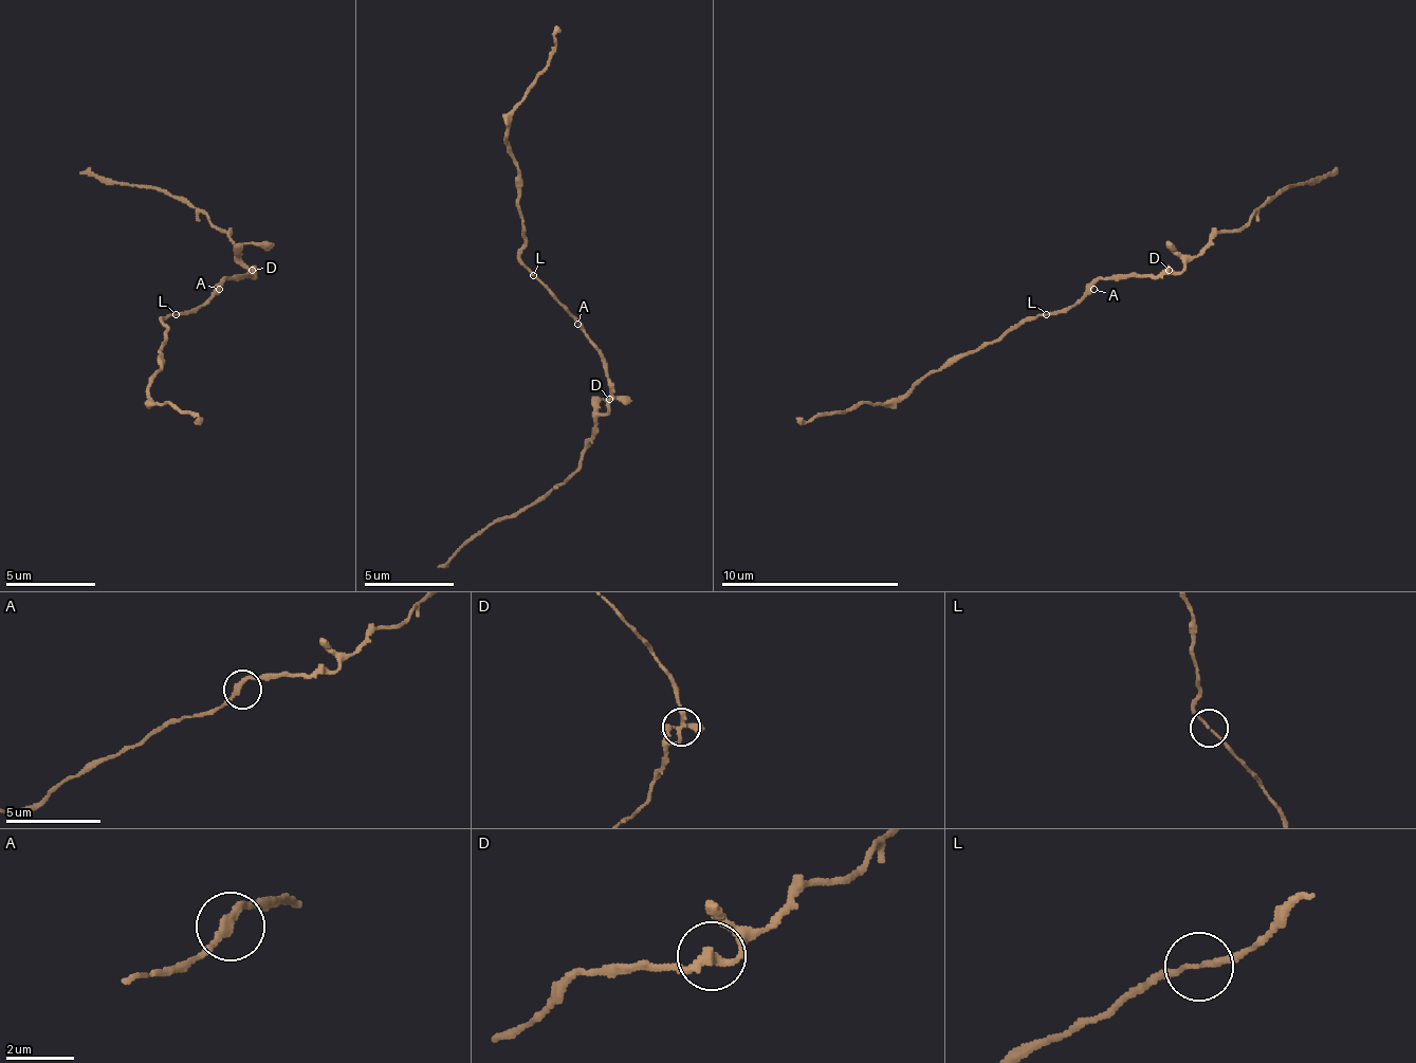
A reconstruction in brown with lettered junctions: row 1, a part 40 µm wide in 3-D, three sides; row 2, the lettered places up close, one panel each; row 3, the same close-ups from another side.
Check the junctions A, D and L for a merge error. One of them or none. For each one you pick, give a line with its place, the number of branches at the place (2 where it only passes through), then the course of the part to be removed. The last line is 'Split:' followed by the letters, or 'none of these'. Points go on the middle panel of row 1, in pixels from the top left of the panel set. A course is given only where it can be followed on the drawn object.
Split: none of these

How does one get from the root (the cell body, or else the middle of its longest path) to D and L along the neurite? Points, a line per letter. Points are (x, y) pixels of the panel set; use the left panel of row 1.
D: (215, 289), (223, 280), (237, 280), (241, 275), (251, 275), (251, 271)
L: (215, 289), (197, 307), (175, 316)

